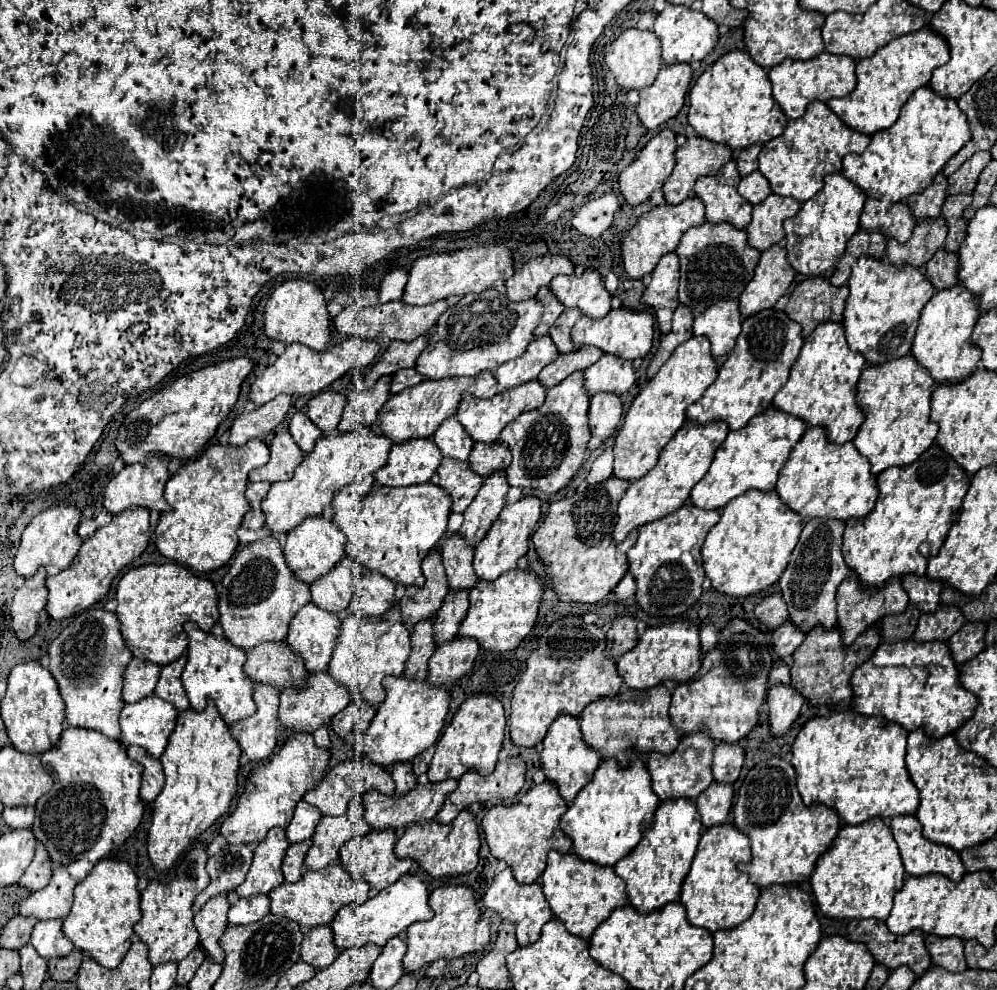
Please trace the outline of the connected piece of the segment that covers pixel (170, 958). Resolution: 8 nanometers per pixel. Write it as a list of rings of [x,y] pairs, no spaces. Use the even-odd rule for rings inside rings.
[[[195,844],[179,860],[175,876],[169,880],[153,880],[141,894],[141,920],[133,926],[135,934],[149,948],[149,962],[153,966],[165,962],[179,962],[199,946],[199,934],[193,926],[193,900],[207,886],[209,874],[205,872],[207,850]]]

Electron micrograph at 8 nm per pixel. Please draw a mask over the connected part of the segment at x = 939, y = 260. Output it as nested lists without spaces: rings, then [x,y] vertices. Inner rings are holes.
[[[939,250],[923,268],[925,278],[935,286],[935,290],[953,288],[959,284],[957,280],[957,254],[949,254],[945,250]]]

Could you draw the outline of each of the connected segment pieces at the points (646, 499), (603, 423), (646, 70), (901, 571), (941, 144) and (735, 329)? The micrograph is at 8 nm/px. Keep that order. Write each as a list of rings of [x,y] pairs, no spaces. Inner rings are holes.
[[[685,422],[683,428],[671,438],[671,442],[661,450],[661,458],[655,468],[651,468],[643,478],[635,480],[625,496],[619,502],[619,522],[615,526],[615,532],[611,534],[613,542],[619,544],[627,534],[643,524],[649,524],[653,520],[659,520],[675,510],[679,510],[687,500],[691,488],[703,480],[703,476],[709,470],[709,464],[713,460],[715,450],[723,444],[727,438],[727,424],[725,422],[711,422],[705,426],[695,426],[691,422]]]
[[[595,394],[589,404],[589,430],[591,436],[599,440],[599,444],[605,444],[615,430],[621,426],[621,398],[615,394]]]
[[[629,28],[609,46],[609,50],[605,54],[605,64],[611,70],[611,74],[615,76],[615,82],[627,92],[651,86],[651,82],[655,82],[655,76],[661,68],[659,38],[653,32],[643,32],[643,30],[637,30],[637,28]]]
[[[933,444],[913,464],[889,468],[879,474],[877,486],[879,498],[875,510],[861,520],[845,524],[841,548],[847,566],[859,576],[859,586],[863,586],[863,590],[885,586],[887,580],[903,578],[905,574],[925,574],[927,558],[919,554],[919,544],[927,542],[931,546],[931,556],[939,552],[951,528],[953,514],[967,494],[969,476]]]
[[[923,86],[911,94],[901,108],[901,118],[891,128],[871,136],[871,144],[863,154],[847,154],[843,158],[841,174],[859,186],[865,196],[903,202],[911,194],[923,190],[923,186],[943,170],[949,158],[955,156],[969,138],[967,118],[957,102],[939,98],[929,86]]]
[[[721,300],[695,318],[693,336],[705,336],[711,342],[713,358],[727,356],[735,348],[741,320],[739,304],[735,300]]]

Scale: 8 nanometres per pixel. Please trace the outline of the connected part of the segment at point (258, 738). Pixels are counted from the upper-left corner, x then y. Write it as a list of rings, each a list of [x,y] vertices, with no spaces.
[[[255,686],[253,700],[257,704],[257,712],[245,720],[239,720],[231,726],[231,736],[239,742],[241,752],[253,760],[265,760],[271,756],[275,748],[275,732],[277,732],[277,708],[279,708],[279,692],[273,686]]]

